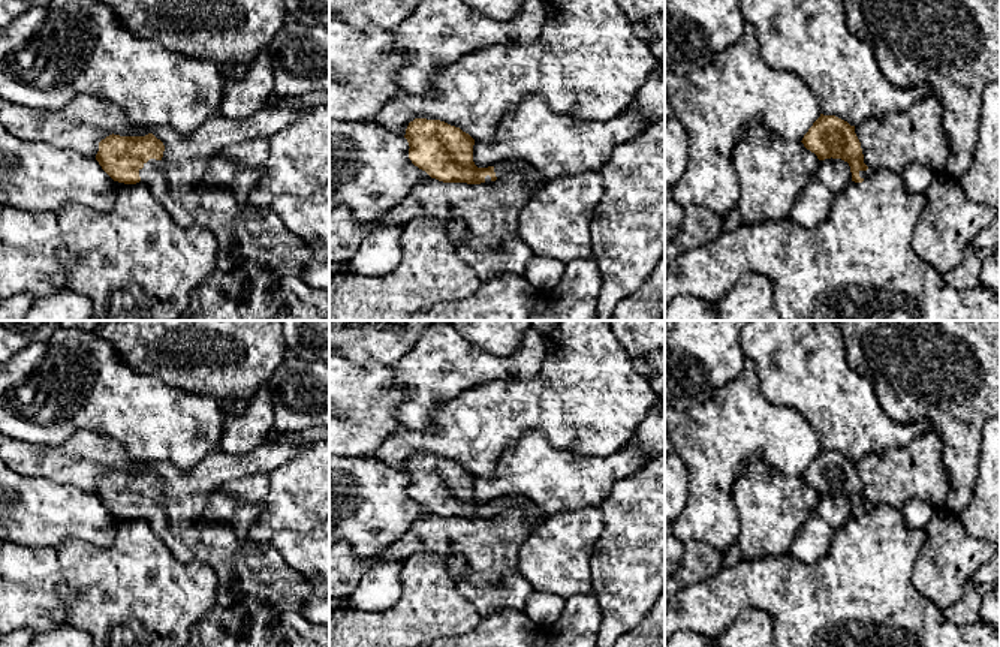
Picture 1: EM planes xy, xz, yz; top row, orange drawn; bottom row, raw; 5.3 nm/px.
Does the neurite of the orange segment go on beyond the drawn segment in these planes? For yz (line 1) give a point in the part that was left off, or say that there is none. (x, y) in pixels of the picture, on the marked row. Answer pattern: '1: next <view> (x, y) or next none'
1: next yz (864, 174)

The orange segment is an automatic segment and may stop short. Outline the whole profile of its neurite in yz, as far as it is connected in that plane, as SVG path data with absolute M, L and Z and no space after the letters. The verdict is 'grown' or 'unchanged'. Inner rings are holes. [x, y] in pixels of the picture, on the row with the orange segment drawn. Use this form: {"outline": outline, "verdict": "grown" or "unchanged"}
{"outline": "M820 114L801 142L807 150L814 153L819 160L832 157L847 162L852 181L855 183L862 183L871 175L871 169L864 163L864 154L855 133L855 126L850 126L835 115Z", "verdict": "grown"}

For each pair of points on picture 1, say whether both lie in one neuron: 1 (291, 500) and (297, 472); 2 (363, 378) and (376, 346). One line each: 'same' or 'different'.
1: same
2: different

